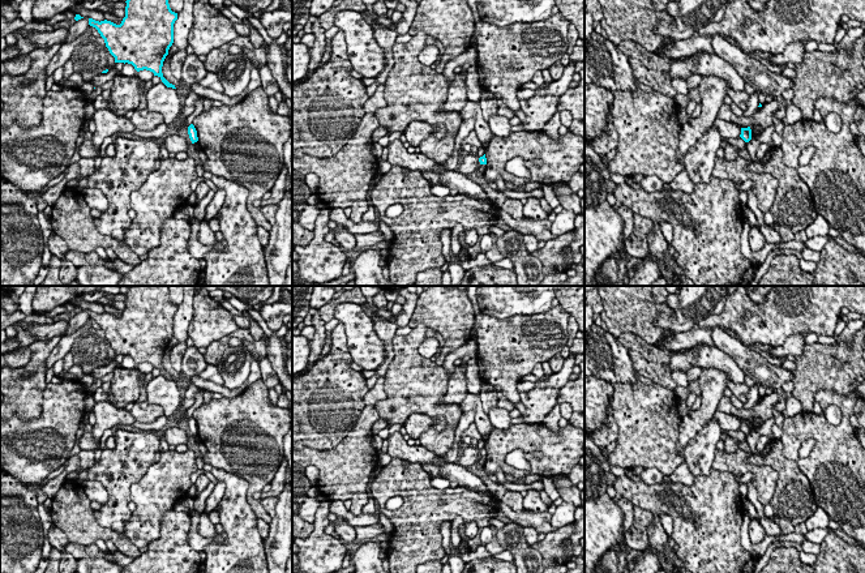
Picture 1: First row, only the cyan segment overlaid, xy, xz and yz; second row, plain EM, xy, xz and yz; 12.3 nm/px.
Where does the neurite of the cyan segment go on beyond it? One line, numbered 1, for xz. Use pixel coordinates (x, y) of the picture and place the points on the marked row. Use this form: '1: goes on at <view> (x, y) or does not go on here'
1: does not go on here

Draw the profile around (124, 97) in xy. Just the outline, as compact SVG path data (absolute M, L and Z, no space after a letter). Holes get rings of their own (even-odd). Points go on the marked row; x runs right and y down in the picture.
M117 76L114 78L111 95L107 101L108 110L123 117L128 111L136 110L141 103L141 80L132 76Z

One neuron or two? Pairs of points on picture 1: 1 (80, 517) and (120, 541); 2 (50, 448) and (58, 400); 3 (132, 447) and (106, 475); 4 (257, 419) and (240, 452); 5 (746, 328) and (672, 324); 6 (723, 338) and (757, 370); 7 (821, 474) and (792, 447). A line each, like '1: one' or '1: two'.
1: one
2: one
3: one
4: one
5: two
6: one
7: one

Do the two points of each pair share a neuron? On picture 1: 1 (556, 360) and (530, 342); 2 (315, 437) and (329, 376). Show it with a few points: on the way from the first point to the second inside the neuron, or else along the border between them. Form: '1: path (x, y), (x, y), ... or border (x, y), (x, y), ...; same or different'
1: border (559, 353), (547, 360); different
2: path (318, 422), (320, 390); same

